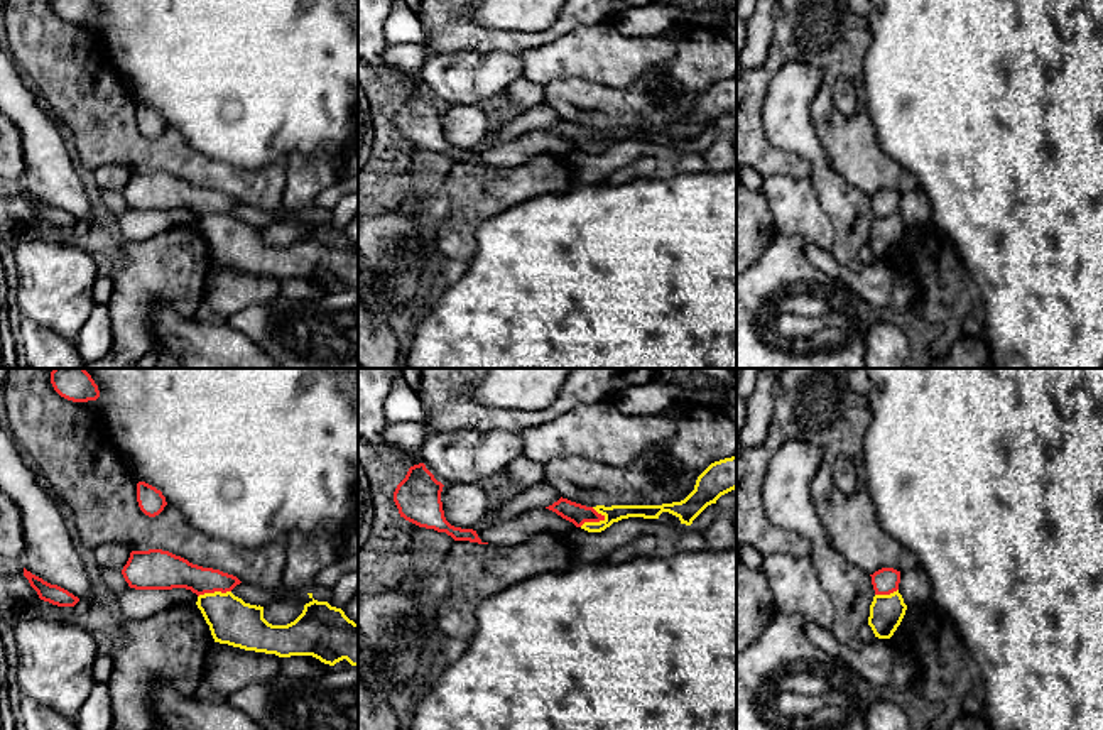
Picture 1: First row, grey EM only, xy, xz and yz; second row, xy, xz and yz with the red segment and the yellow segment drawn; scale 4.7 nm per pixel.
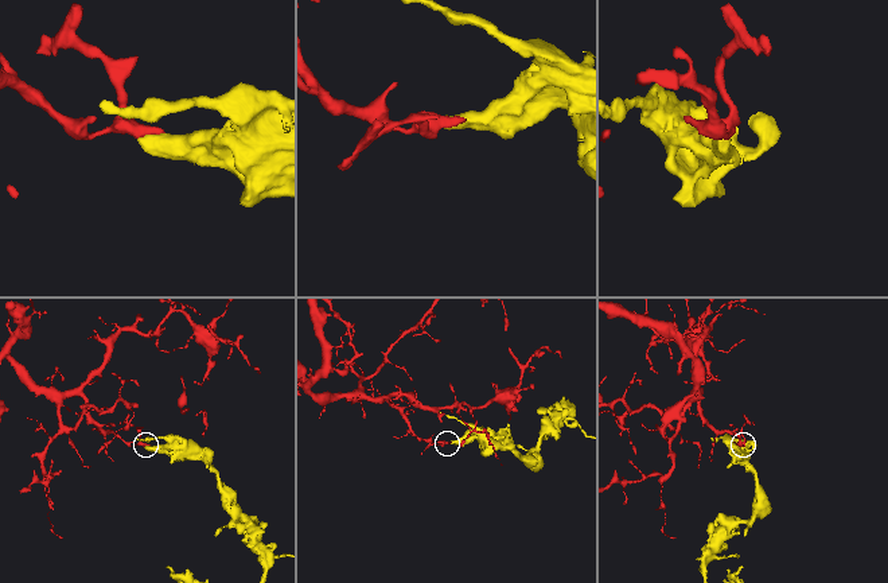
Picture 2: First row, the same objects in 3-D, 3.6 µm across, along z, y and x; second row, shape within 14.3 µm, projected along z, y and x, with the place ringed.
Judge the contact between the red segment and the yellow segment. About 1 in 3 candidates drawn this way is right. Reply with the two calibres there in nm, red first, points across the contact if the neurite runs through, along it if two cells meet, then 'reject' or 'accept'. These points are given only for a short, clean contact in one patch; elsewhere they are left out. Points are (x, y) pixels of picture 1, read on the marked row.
calibres 100 and 80 nm; border xz (605, 516), (580, 526); reject

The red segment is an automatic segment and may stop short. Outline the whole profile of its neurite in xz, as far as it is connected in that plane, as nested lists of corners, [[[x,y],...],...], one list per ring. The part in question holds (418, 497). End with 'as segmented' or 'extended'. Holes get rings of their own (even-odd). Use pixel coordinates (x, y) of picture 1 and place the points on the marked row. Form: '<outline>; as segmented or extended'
[[[424,463],[410,466],[394,492],[400,517],[419,527],[446,532],[454,541],[488,544],[478,537],[476,531],[454,527],[446,520],[441,502],[443,487]]]; as segmented

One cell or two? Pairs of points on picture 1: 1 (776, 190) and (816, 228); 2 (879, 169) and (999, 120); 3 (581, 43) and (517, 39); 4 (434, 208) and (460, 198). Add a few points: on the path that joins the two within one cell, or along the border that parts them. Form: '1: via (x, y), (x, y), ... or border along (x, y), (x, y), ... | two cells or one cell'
1: via (786, 198), (806, 218) | one cell
2: border along (875, 127), (879, 144), (919, 185) | two cells
3: border along (590, 22), (581, 22), (521, 54) | two cells
4: border along (441, 191), (445, 217), (436, 227) | two cells

